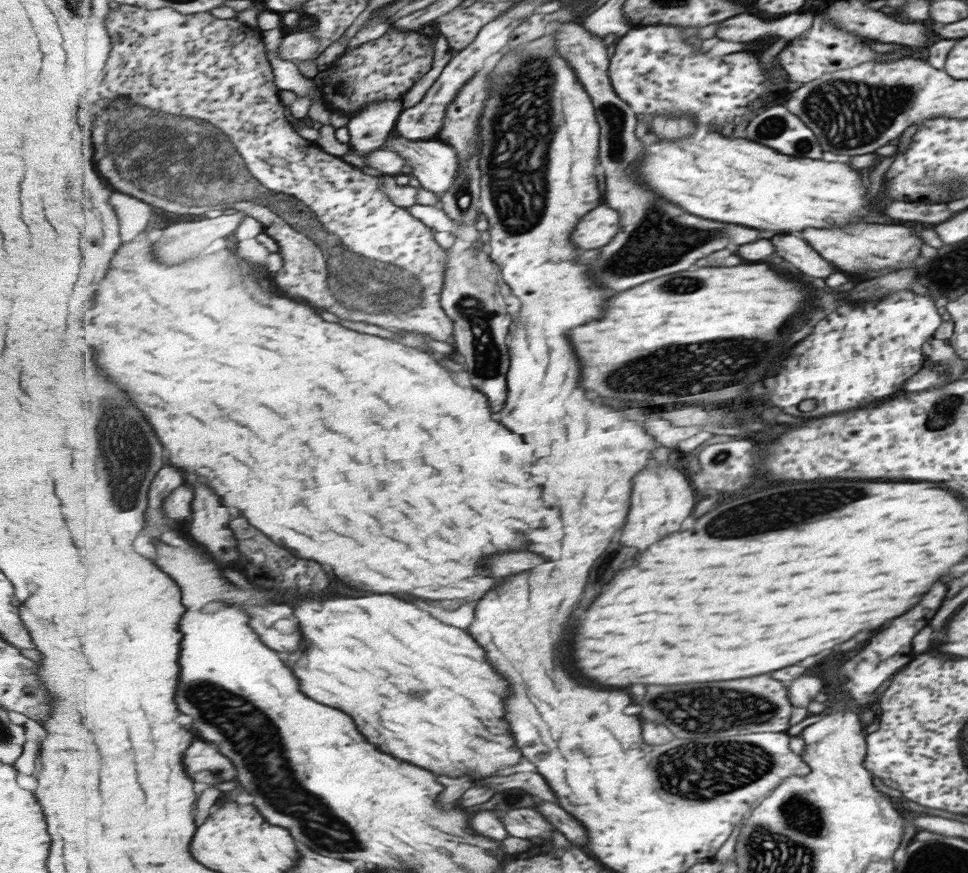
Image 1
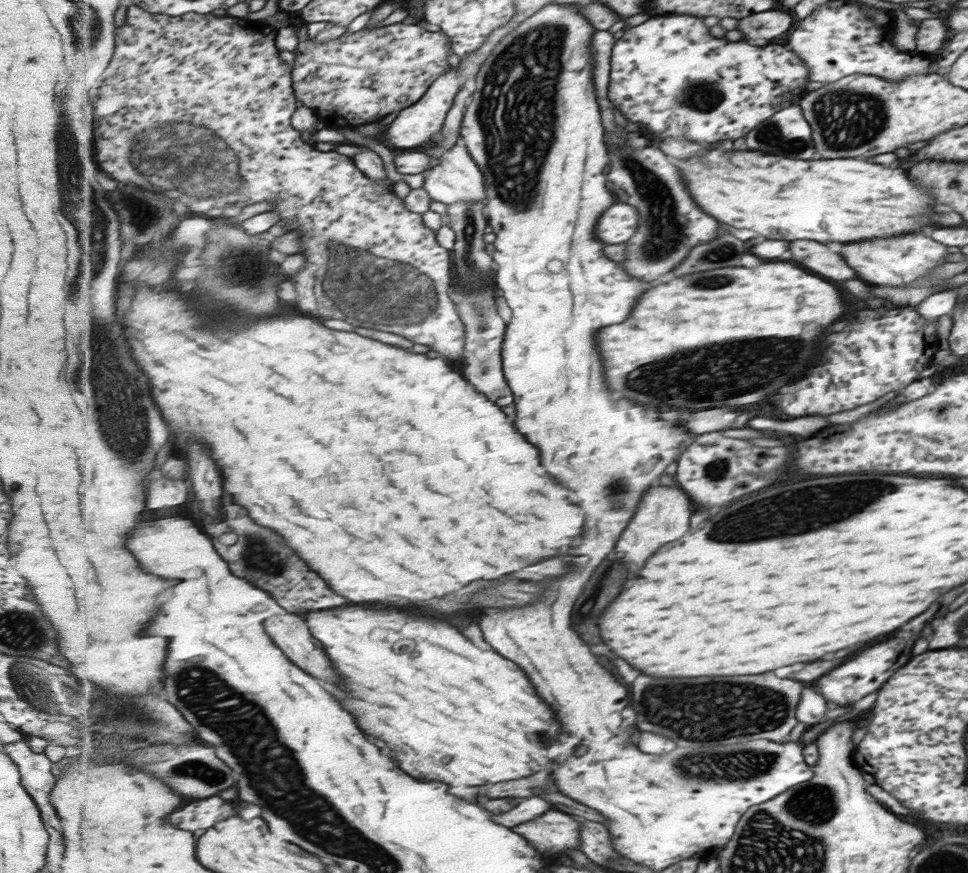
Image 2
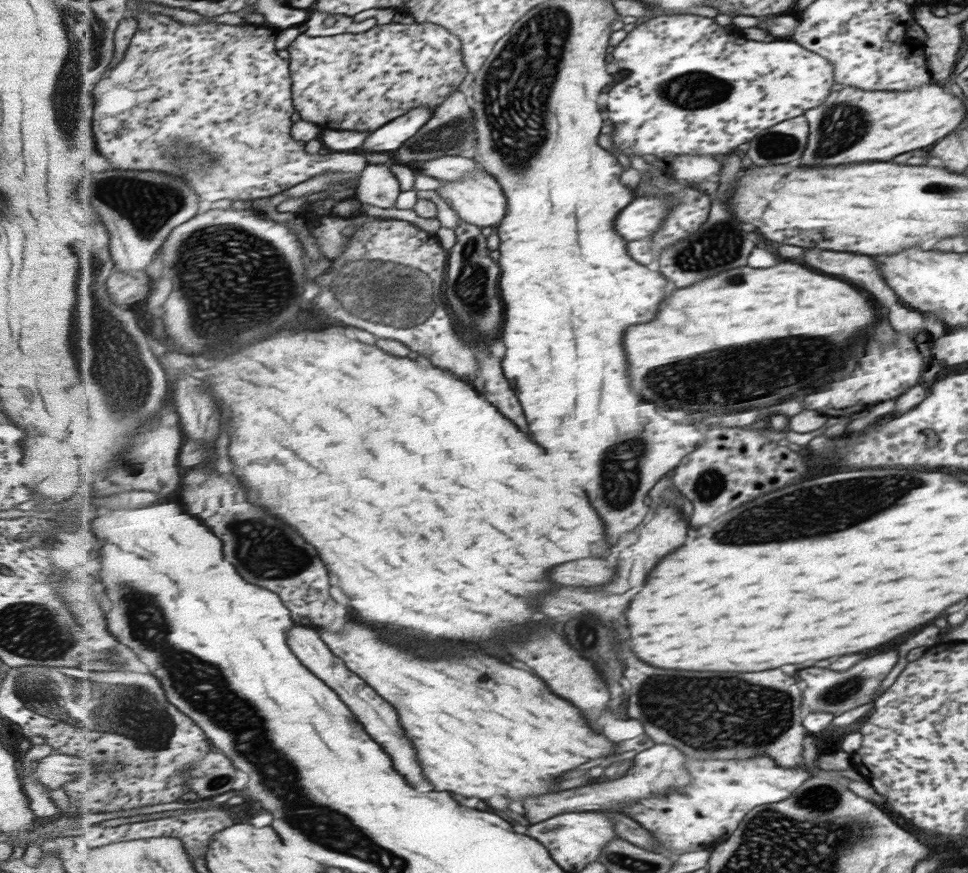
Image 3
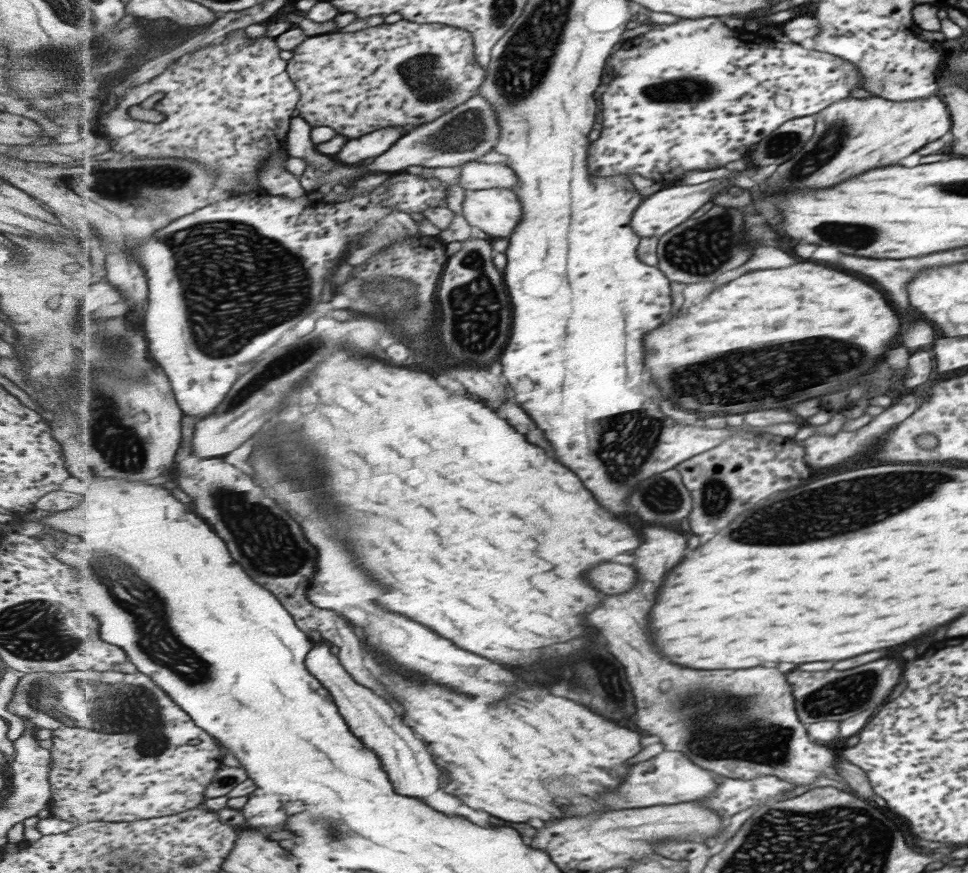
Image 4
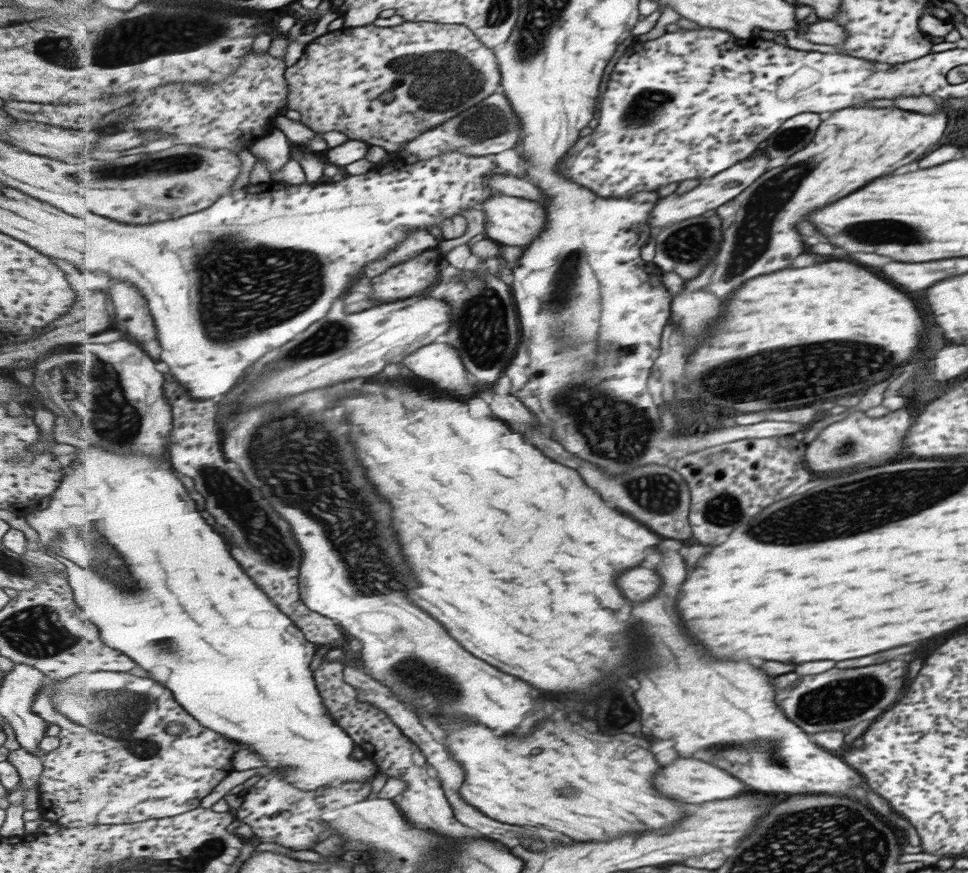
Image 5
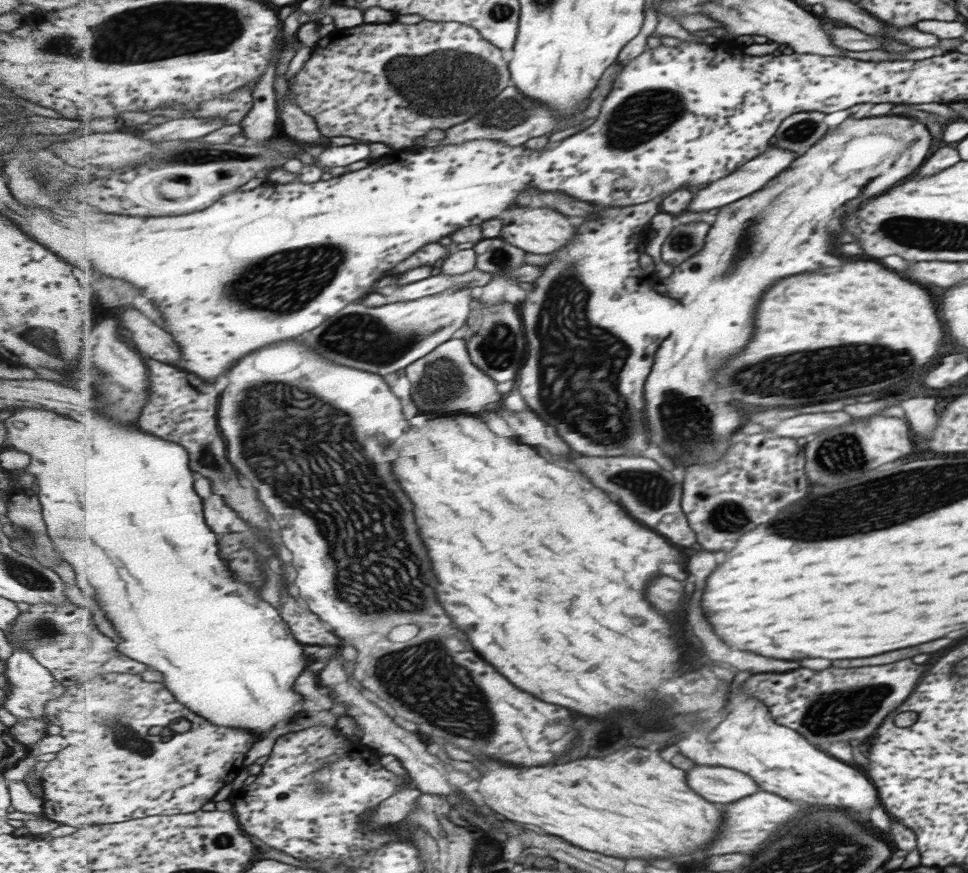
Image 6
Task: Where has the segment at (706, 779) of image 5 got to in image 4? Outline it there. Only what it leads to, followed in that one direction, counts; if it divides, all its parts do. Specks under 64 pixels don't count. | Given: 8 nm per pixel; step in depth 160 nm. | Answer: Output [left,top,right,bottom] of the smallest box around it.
[605,752,719,808]

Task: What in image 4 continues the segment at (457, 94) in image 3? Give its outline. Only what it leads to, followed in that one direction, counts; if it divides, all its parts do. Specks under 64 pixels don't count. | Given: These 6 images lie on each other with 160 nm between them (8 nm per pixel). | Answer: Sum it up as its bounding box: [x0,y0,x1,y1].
[321,96,501,184]

